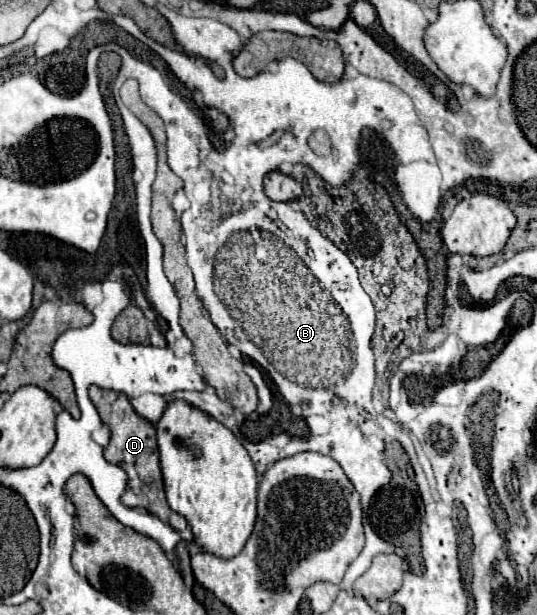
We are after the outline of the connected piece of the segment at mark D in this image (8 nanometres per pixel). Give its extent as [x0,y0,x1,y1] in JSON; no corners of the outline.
[90,386,186,530]

